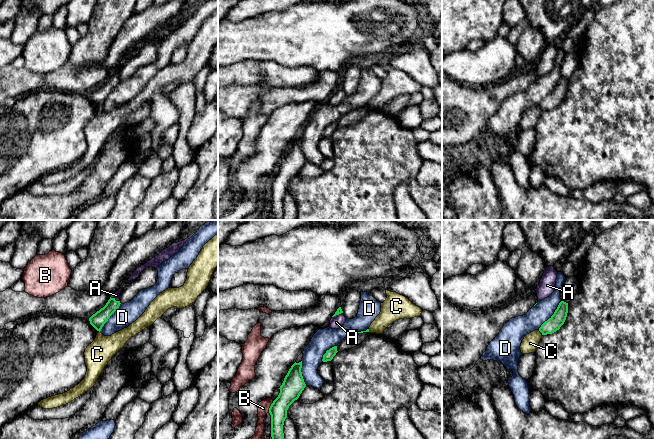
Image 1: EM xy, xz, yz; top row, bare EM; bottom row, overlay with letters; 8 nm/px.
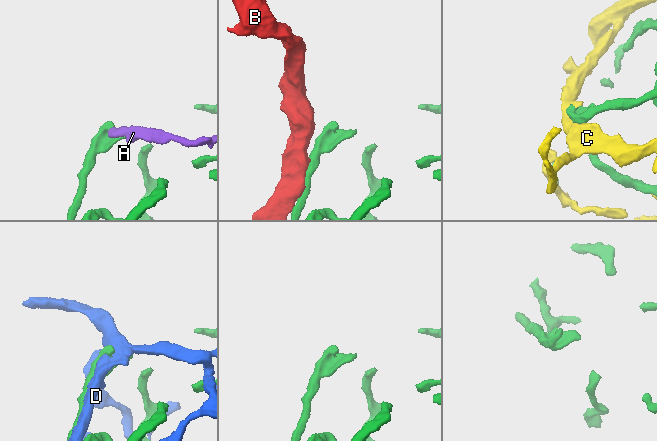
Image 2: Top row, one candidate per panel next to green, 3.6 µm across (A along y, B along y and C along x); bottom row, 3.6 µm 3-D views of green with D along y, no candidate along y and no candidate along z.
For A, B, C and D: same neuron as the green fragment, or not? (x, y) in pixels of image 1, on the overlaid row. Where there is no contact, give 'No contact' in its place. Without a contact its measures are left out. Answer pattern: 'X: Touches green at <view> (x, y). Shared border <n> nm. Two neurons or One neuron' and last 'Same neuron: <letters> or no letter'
A: Touches green at xy (114, 299). Shared border 90 nm. One neuron
B: Touches green at xz (270, 406). Shared border 100 nm. Two neurons
C: Touches green at yz (540, 331). Shared border 50 nm. Two neurons
D: Touches green at yz (552, 315). Shared border 300 nm. Two neurons
Same neuron: A

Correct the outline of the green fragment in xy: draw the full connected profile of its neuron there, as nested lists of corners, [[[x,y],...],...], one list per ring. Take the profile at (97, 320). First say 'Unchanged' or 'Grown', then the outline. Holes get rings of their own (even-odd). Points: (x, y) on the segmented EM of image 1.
Grown. [[[122,287],[116,291],[113,295],[110,296],[110,299],[106,303],[106,305],[93,314],[90,318],[90,324],[97,330],[101,331],[104,324],[108,321],[110,316],[119,308],[120,306],[120,293],[122,291]]]

